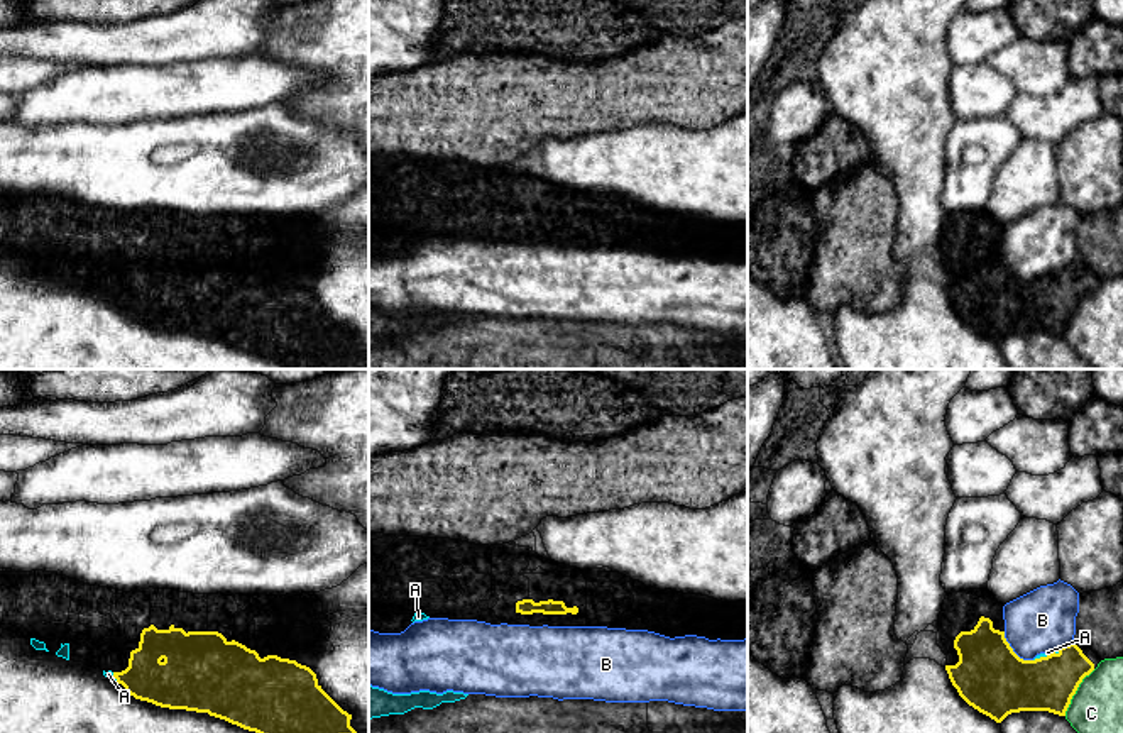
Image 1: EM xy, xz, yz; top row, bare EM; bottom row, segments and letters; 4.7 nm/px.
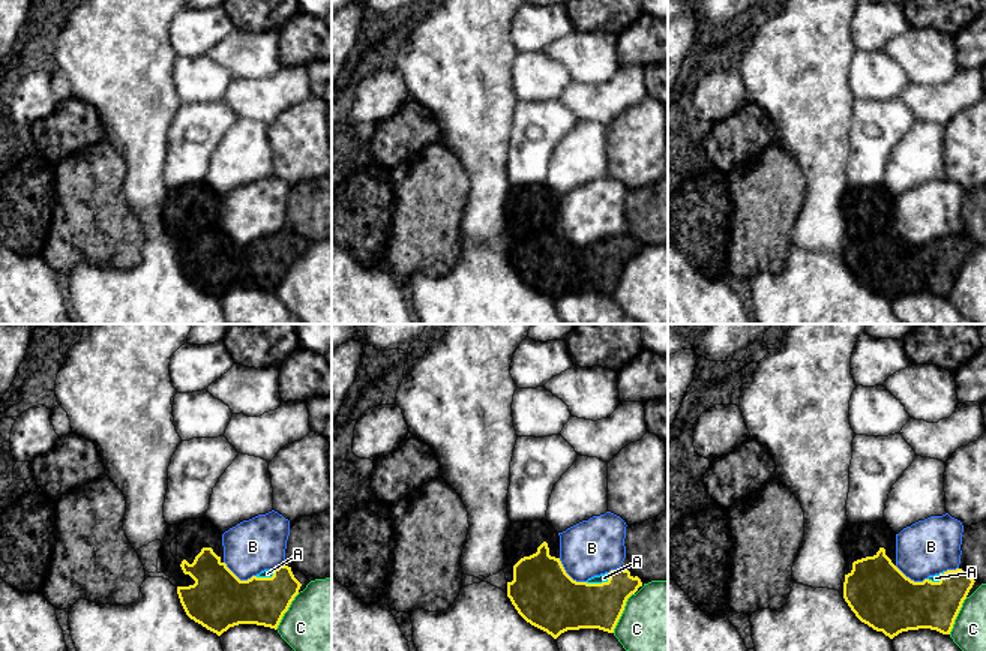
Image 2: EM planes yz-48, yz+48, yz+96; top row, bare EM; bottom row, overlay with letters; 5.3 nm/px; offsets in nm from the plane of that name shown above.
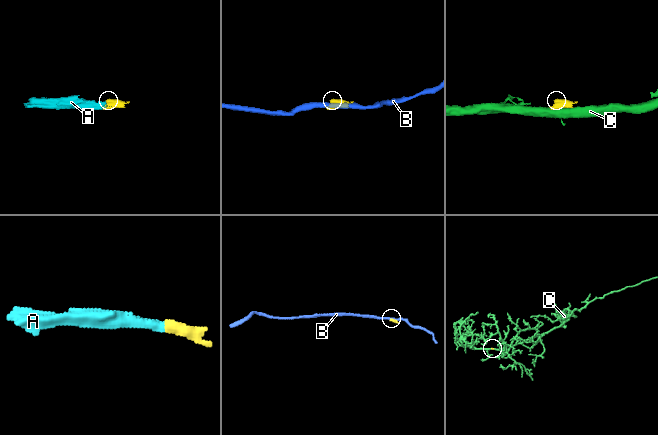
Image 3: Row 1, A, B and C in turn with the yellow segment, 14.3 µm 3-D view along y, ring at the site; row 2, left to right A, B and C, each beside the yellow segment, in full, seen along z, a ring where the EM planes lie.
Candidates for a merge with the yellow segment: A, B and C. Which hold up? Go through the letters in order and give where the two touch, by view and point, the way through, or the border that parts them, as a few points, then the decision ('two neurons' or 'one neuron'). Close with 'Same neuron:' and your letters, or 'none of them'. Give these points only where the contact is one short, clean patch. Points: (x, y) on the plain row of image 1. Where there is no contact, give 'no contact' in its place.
A: contact yz (1042, 278); one neuron
B: contact yz (1012, 271); two neurons
C: contact yz (1076, 310); two neurons
Same neuron: A

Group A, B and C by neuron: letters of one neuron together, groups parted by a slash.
A / B / C

